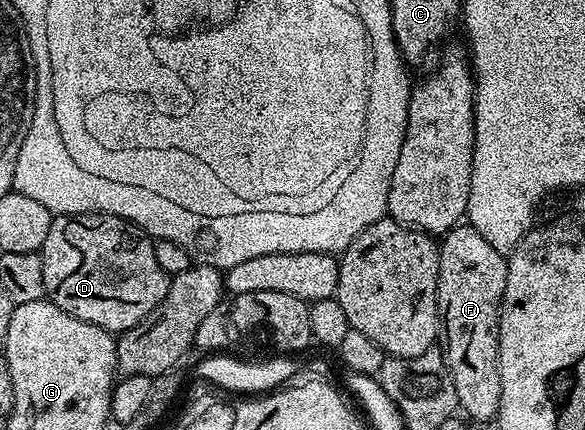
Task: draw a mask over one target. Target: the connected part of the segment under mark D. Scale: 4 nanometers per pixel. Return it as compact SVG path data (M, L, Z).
M104 212L56 215L41 249L46 299L112 334L128 332L165 298L169 278L153 255L155 240L137 225Z

